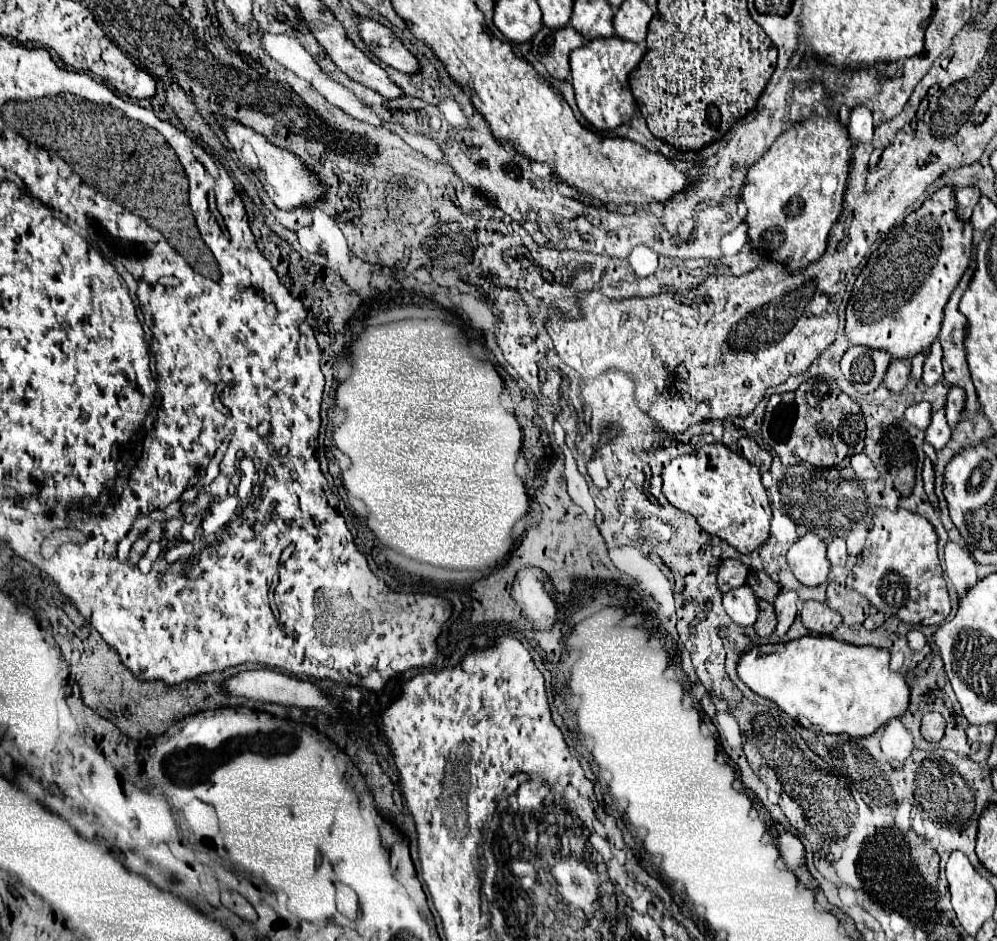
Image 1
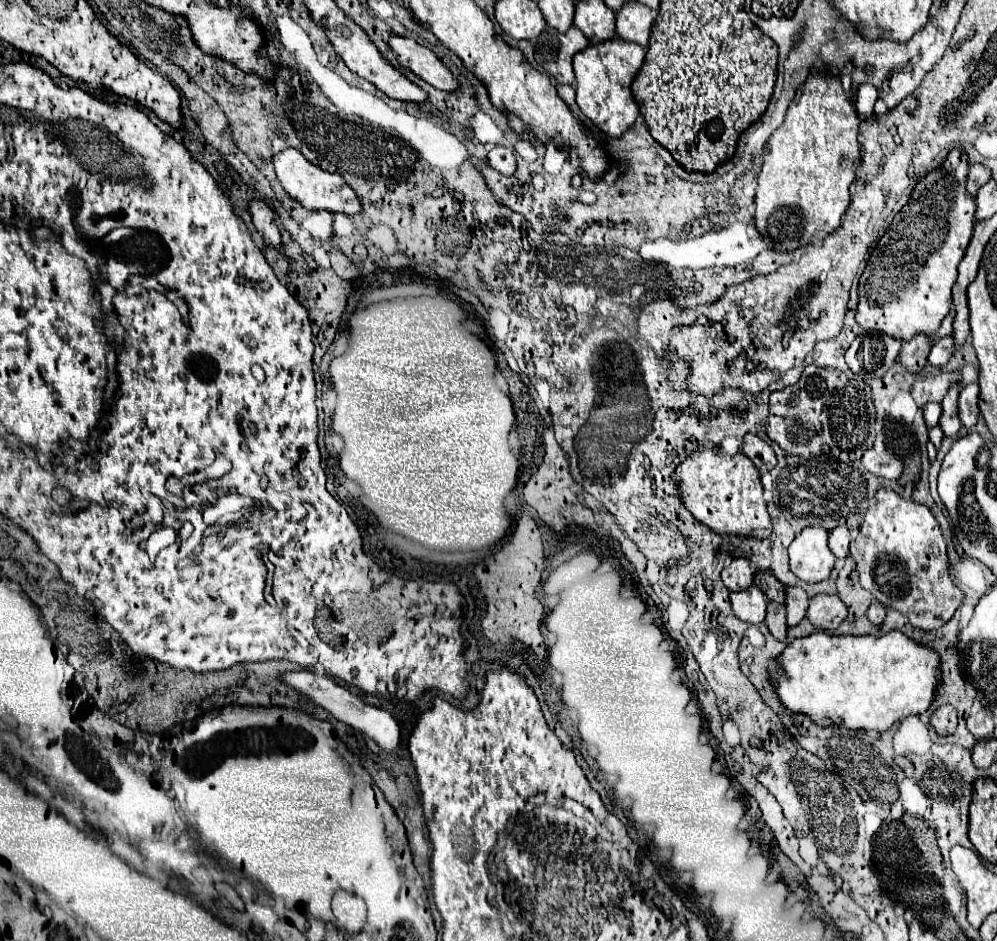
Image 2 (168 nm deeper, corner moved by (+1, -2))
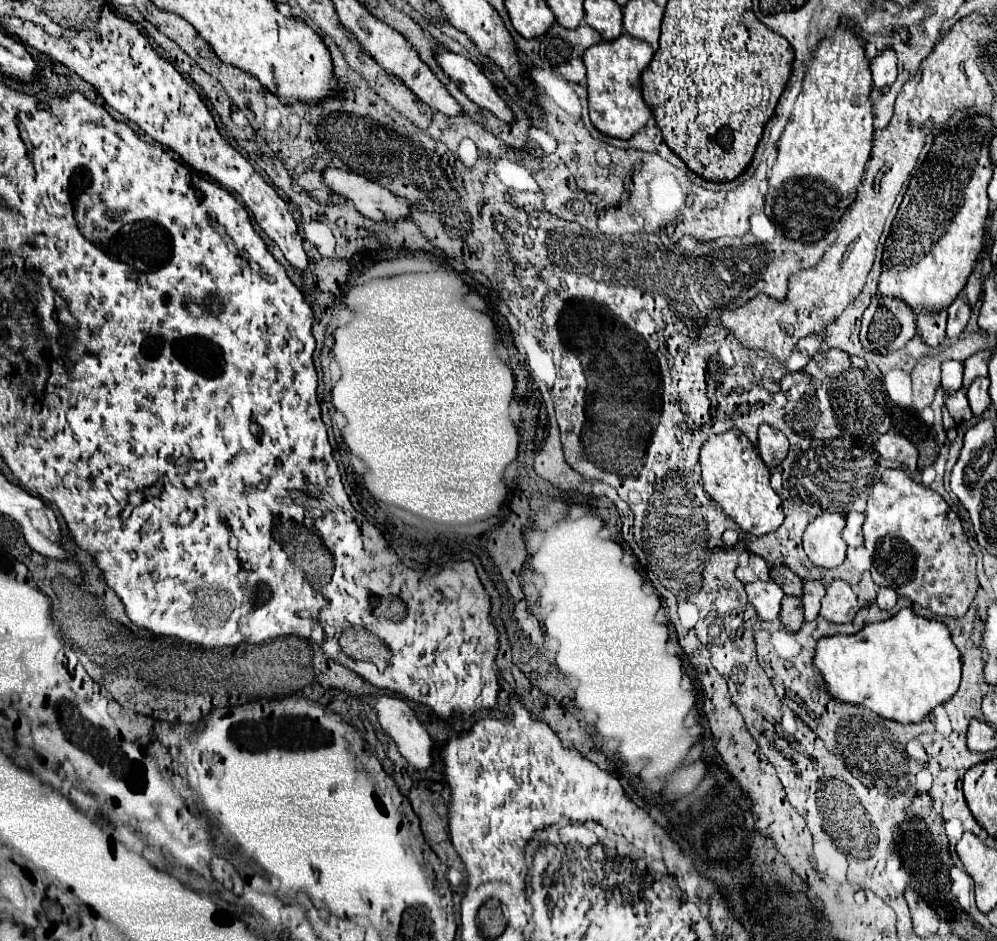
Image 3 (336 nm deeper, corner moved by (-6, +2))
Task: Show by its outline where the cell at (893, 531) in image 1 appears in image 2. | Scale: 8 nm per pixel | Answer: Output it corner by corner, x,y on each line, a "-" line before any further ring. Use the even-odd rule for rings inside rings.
881,487
869,501
857,539
851,543
861,587
879,603
903,613
913,627
933,631
945,625
963,601
963,593
949,579
945,539
939,523
925,505
899,497

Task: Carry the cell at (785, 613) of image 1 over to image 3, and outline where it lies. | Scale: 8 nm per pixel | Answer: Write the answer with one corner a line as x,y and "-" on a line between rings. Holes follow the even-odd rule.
804,581
802,603
804,603
806,621
814,621
818,617
822,597
824,597
824,585
822,585
822,581

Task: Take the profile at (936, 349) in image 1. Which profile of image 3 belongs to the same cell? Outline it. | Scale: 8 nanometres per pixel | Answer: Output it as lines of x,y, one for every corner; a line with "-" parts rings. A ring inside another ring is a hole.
960,295
948,307
948,331
946,331
946,335
948,337
958,337
964,331
964,327
968,323
968,317
970,317
970,303
964,295

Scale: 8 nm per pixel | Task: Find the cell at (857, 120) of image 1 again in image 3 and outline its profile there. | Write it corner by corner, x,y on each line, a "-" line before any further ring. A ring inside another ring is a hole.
884,49
882,53
878,53
872,63
872,79
874,79
874,87
878,89
884,89
888,87
890,83
896,81
896,73
898,73
898,67
896,67
896,53
892,49

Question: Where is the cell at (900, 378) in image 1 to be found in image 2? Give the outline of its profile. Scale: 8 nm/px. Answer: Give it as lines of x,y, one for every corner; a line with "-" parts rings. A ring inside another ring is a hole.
917,335
911,341
903,343
901,353
899,353
899,363
909,373
919,373
927,363
929,349
931,349
931,339
925,337
925,335

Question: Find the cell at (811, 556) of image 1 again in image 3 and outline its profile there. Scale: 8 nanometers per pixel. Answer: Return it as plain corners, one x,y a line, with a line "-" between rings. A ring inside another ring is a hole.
824,511
806,527
806,531
804,531
804,551
806,551
806,555
810,557
810,561
814,565
826,567
826,569
842,565
842,561
846,559
846,541
842,539
844,525
846,525
844,515

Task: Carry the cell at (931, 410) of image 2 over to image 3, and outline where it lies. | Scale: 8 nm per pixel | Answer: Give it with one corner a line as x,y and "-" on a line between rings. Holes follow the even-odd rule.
944,361
942,363
942,389
946,393
958,391
962,387
962,375
964,375
964,363

